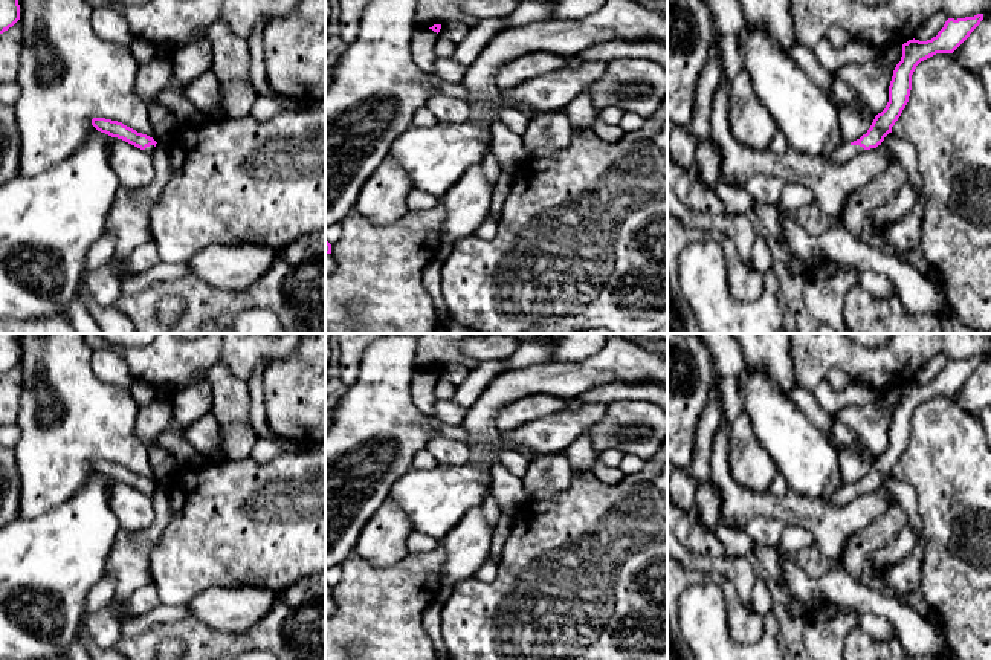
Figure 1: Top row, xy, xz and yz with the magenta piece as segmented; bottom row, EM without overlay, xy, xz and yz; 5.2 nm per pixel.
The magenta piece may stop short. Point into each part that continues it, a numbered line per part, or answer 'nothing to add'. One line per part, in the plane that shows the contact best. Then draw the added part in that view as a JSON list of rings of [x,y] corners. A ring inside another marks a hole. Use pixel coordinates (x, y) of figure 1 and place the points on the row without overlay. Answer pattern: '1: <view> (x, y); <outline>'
1: yz (846, 494); [[[843,486],[837,493],[834,493],[829,498],[829,503],[834,506],[846,506],[849,504],[854,498],[860,497],[866,493],[863,489],[860,487],[851,487],[851,486]]]

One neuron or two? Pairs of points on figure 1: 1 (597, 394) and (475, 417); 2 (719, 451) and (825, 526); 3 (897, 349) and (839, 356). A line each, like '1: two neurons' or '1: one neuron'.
1: two neurons
2: one neuron
3: one neuron

